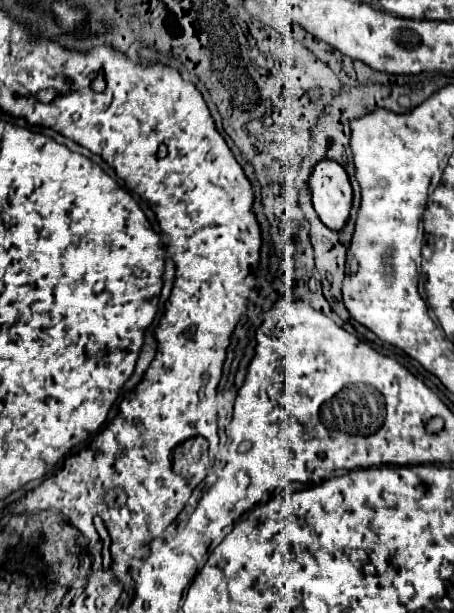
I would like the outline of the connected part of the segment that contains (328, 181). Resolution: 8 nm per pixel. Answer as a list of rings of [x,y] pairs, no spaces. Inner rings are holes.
[[[320,161],[308,179],[312,205],[328,227],[344,227],[352,207],[352,187],[344,167],[336,161]]]

